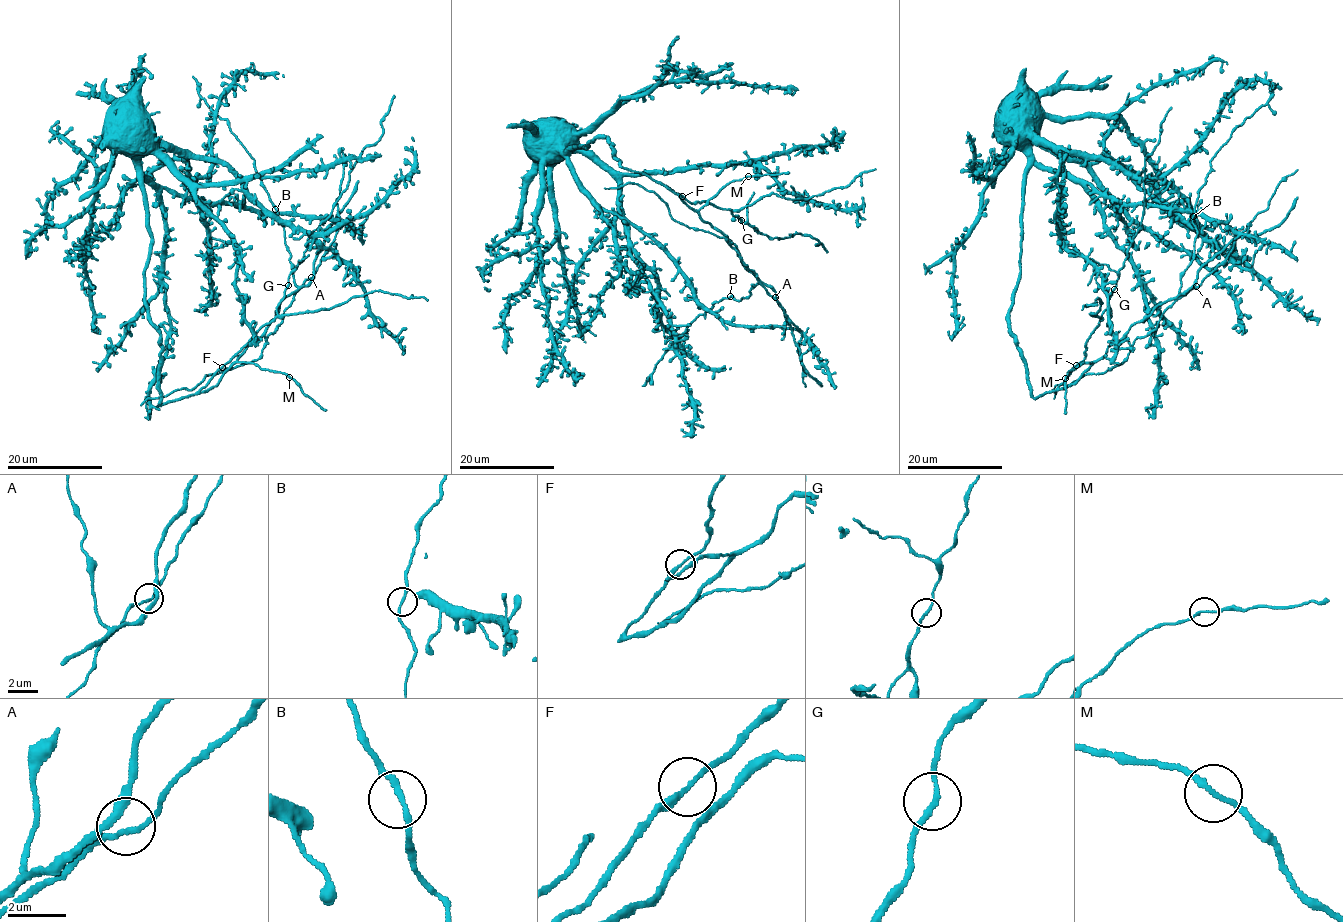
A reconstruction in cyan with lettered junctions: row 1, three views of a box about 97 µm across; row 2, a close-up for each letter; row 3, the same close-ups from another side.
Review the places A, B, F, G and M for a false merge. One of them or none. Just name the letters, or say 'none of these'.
none of these

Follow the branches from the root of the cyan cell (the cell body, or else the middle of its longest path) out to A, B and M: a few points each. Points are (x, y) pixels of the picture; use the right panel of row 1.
A: (1011, 302), (1009, 326), (1035, 398), (1072, 384), (1156, 306), (1179, 299), (1196, 286)
B: (1011, 302), (1009, 326), (1031, 394), (1065, 388), (1178, 294), (1194, 251), (1193, 216)
M: (1011, 302), (1009, 326), (1025, 363), (1031, 394), (1035, 398), (1065, 388), (1092, 362), (1080, 363), (1065, 378)

